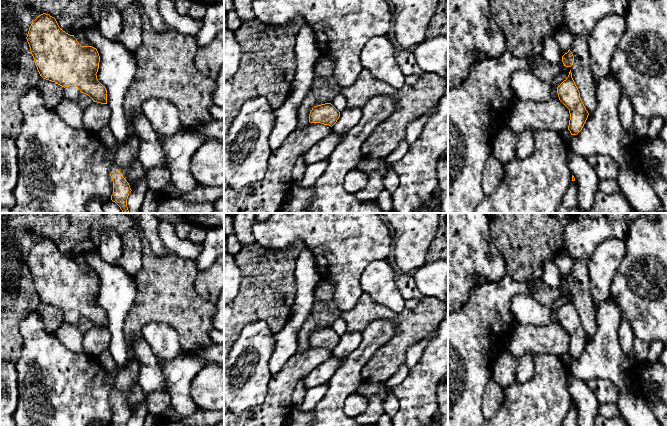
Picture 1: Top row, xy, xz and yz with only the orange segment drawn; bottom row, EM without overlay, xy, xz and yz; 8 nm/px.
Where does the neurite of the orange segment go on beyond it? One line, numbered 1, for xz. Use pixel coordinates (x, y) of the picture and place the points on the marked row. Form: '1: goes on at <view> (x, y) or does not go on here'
1: does not go on here

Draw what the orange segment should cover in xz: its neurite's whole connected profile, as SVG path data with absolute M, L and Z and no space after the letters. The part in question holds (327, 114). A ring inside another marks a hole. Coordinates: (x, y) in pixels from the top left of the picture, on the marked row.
M325 103L312 108L309 114L309 122L321 123L332 127L339 117L340 112L331 103Z

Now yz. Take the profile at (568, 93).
M571 70L568 77L557 87L557 93L559 100L569 109L568 130L571 135L577 135L582 130L589 113L580 98Z

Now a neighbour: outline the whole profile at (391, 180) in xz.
M389 169L385 172L385 176L383 178L384 188L390 192L391 194L395 192L395 190L399 186L399 176L393 170Z

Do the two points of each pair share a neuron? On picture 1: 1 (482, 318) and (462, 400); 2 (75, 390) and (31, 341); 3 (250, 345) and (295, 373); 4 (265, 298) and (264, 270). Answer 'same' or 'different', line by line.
1: same
2: same
3: different
4: same

